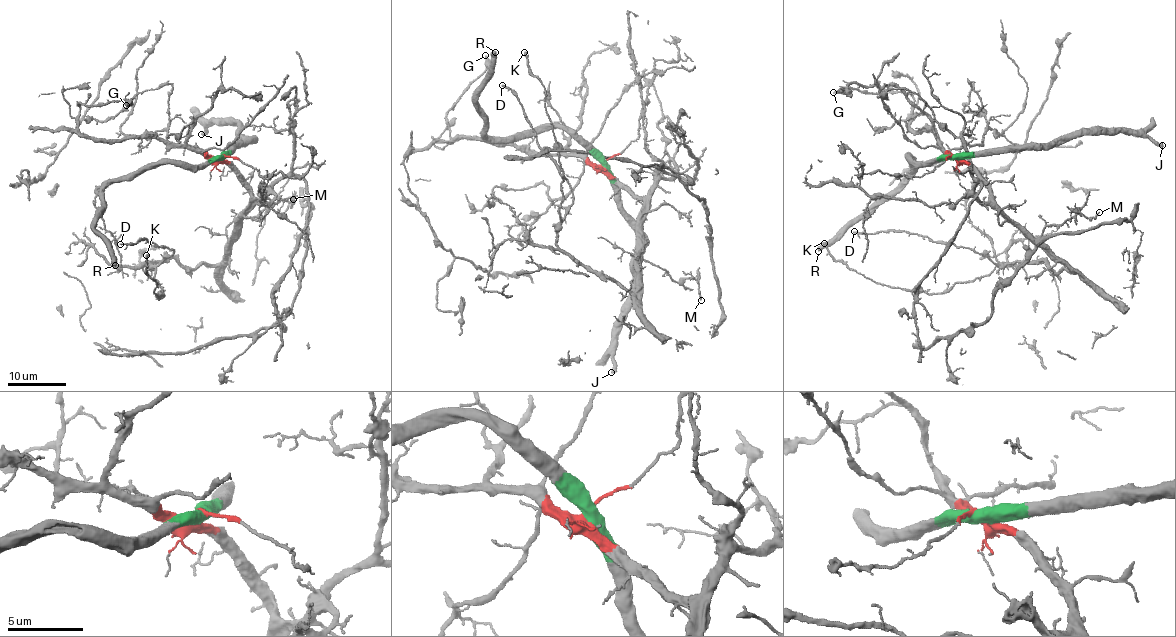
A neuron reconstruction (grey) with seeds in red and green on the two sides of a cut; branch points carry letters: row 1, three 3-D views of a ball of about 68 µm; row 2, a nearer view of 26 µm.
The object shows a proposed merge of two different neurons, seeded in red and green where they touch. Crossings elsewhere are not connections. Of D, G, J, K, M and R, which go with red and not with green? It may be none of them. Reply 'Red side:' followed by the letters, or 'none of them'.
Red side: D, G, K, M

